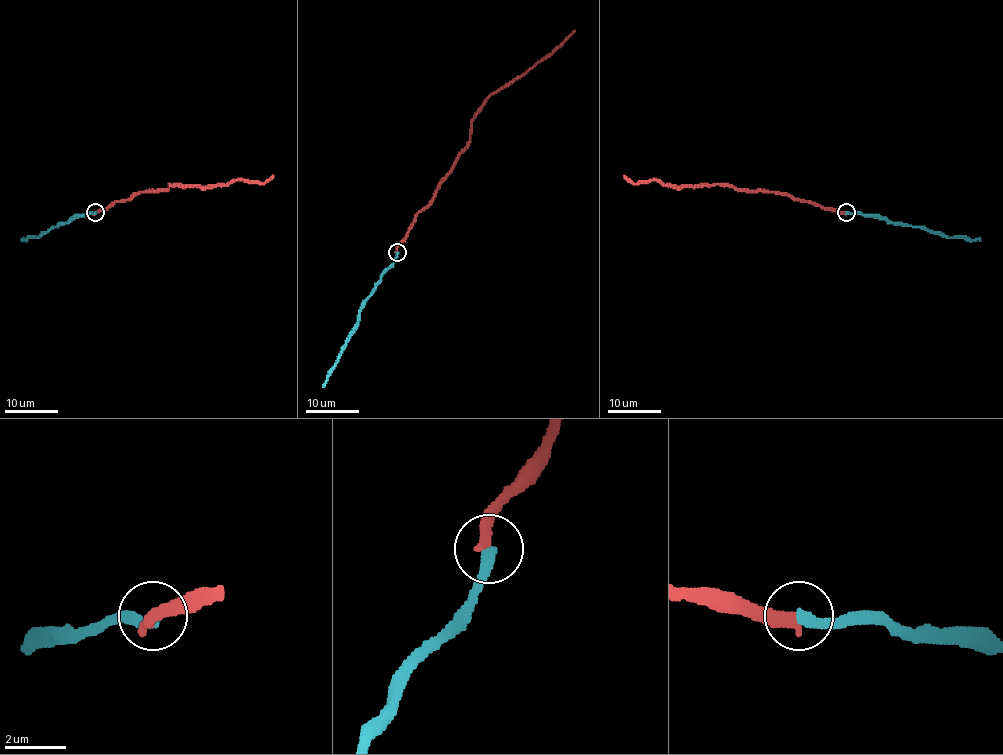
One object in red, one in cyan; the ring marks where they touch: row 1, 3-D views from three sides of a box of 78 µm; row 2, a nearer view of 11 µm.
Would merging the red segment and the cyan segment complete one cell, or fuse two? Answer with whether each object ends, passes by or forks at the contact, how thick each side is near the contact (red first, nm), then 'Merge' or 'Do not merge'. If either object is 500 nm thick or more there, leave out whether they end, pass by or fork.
At the ring red ends. At the ring cyan ends. Thickness 440 nm (red) against 400 nm. Merge

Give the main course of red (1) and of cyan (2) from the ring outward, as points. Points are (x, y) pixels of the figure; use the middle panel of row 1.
1: (397, 252), (397, 244), (413, 219), (428, 204), (469, 140), (477, 109), (547, 58), (575, 30)
2: (397, 252), (396, 260), (382, 273), (360, 312), (357, 328), (322, 387)

